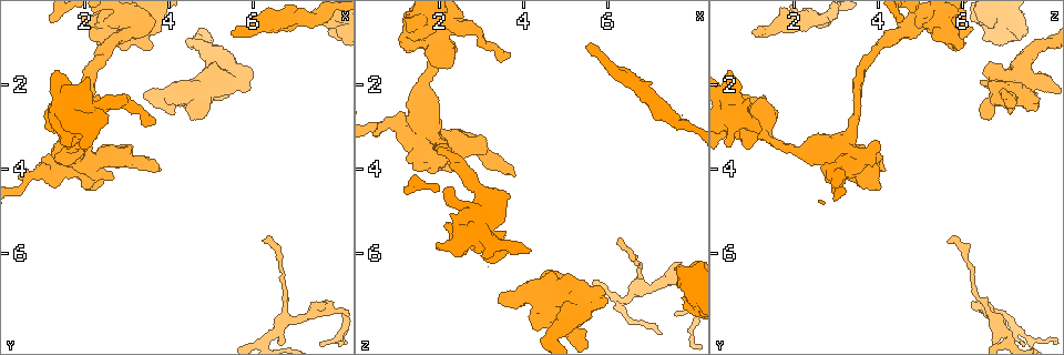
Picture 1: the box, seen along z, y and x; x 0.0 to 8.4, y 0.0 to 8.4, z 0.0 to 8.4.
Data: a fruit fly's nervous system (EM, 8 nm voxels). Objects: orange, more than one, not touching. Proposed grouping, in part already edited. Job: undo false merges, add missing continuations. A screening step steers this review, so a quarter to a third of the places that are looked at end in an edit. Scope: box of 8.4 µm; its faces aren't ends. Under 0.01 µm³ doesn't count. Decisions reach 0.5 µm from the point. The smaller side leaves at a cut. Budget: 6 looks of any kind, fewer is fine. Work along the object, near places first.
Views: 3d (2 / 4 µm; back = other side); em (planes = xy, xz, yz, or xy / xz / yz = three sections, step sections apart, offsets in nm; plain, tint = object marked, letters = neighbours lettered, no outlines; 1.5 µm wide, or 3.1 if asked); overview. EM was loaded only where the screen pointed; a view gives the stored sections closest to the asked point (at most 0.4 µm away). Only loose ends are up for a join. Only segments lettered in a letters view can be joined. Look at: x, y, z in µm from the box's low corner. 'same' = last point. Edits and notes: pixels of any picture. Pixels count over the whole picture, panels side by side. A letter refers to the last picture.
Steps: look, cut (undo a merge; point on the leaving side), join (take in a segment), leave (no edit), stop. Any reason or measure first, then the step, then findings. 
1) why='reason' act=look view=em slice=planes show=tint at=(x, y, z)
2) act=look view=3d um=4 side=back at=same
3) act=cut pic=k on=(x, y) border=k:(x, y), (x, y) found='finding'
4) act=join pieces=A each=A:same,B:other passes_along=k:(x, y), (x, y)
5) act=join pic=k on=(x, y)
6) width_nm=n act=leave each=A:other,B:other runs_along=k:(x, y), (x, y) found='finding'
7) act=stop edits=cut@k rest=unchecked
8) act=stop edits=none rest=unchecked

why='thick end' act=look view=em slice=planes show=letters at=(3.45, 2.30, 7.15)

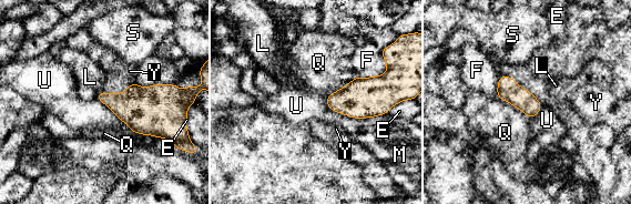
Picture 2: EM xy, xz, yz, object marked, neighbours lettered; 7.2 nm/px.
act=leave each=E:other,F:other,L:other,M:other,Q:other,S:other,U:other,Y:other border=2:(97, 98), (125, 123) found='none of them fits'

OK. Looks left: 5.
why='free end' act=look view=em slice=planes show=tint at=(6.20, 5.80, 5.75)

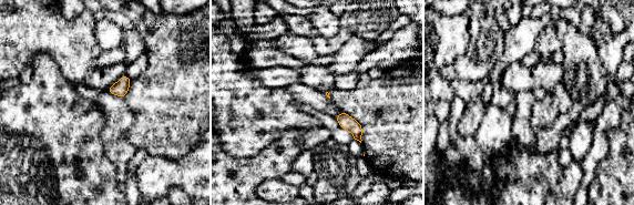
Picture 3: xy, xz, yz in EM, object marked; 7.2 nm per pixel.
why='what lies round it' act=look view=em slice=planes show=letters at=same

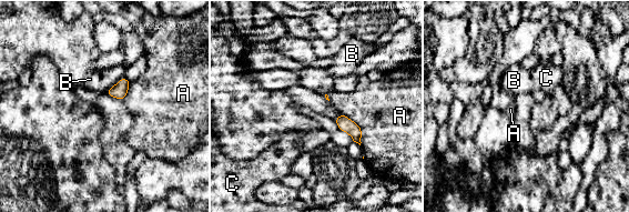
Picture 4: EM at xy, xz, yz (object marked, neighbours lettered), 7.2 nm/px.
longest_contact=A:280nm act=leave each=A:other,B:other,C:other border=4:(341, 112), (359, 127), (361, 144) found='no lettered segment goes on from it'

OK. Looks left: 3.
why='three arms meet' act=look view=3d um=4 at=(6.70, 7.55, 6.80)

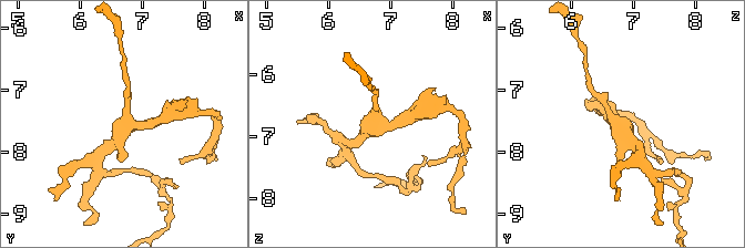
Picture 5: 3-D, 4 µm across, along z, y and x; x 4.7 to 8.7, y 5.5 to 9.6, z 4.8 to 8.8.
act=look view=em slice=planes show=plain at=(6.75, 7.60, 6.80)

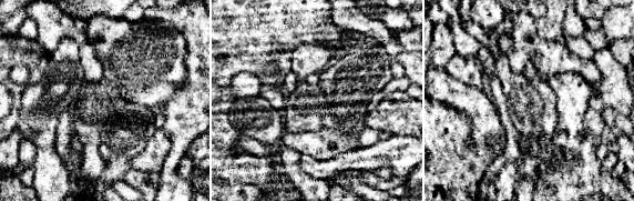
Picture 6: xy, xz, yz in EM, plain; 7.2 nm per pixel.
act=look view=em slice=planes show=letters at=same

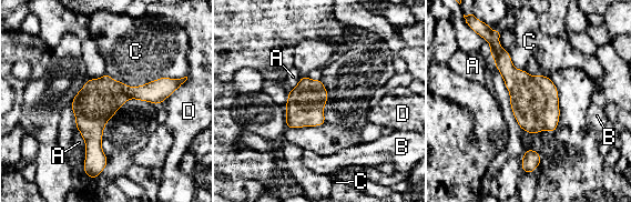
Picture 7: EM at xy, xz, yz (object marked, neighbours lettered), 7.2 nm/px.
act=leave each=A:other,B:other,C:other,D:other runs_along=7:(170, 81), (122, 92), (94, 120), (101, 165) found='all the same cell'

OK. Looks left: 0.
act=stop edits=none rest=unchecked

